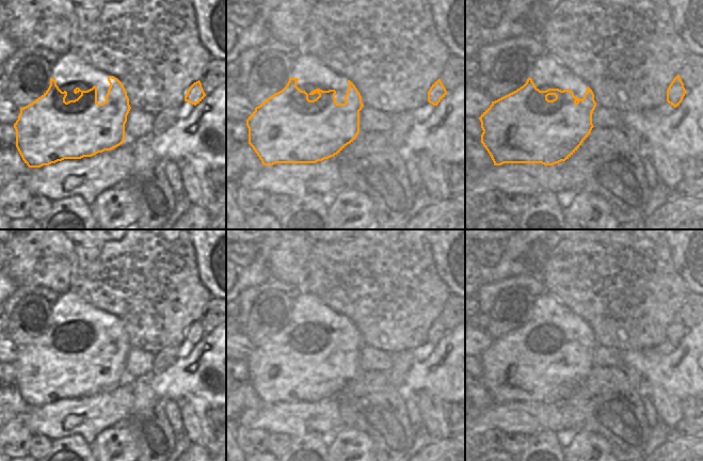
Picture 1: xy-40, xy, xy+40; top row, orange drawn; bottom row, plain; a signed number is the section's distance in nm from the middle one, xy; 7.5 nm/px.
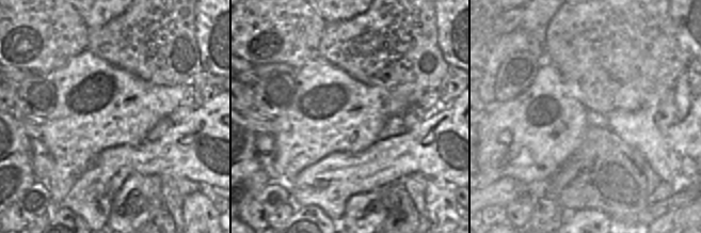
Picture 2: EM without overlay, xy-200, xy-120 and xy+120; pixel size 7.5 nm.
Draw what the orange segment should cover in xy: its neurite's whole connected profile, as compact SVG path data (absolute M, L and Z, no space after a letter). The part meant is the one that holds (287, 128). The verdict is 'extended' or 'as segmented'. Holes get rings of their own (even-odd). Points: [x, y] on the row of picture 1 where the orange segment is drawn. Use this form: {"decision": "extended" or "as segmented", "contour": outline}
{"decision": "as segmented", "contour": "M289 78L287 85L266 99L246 120L249 144L263 165L275 163L316 163L334 157L360 132L360 111L364 107L355 85L348 80L345 104L337 104L335 90L316 89L307 94L298 86L298 78Z"}

